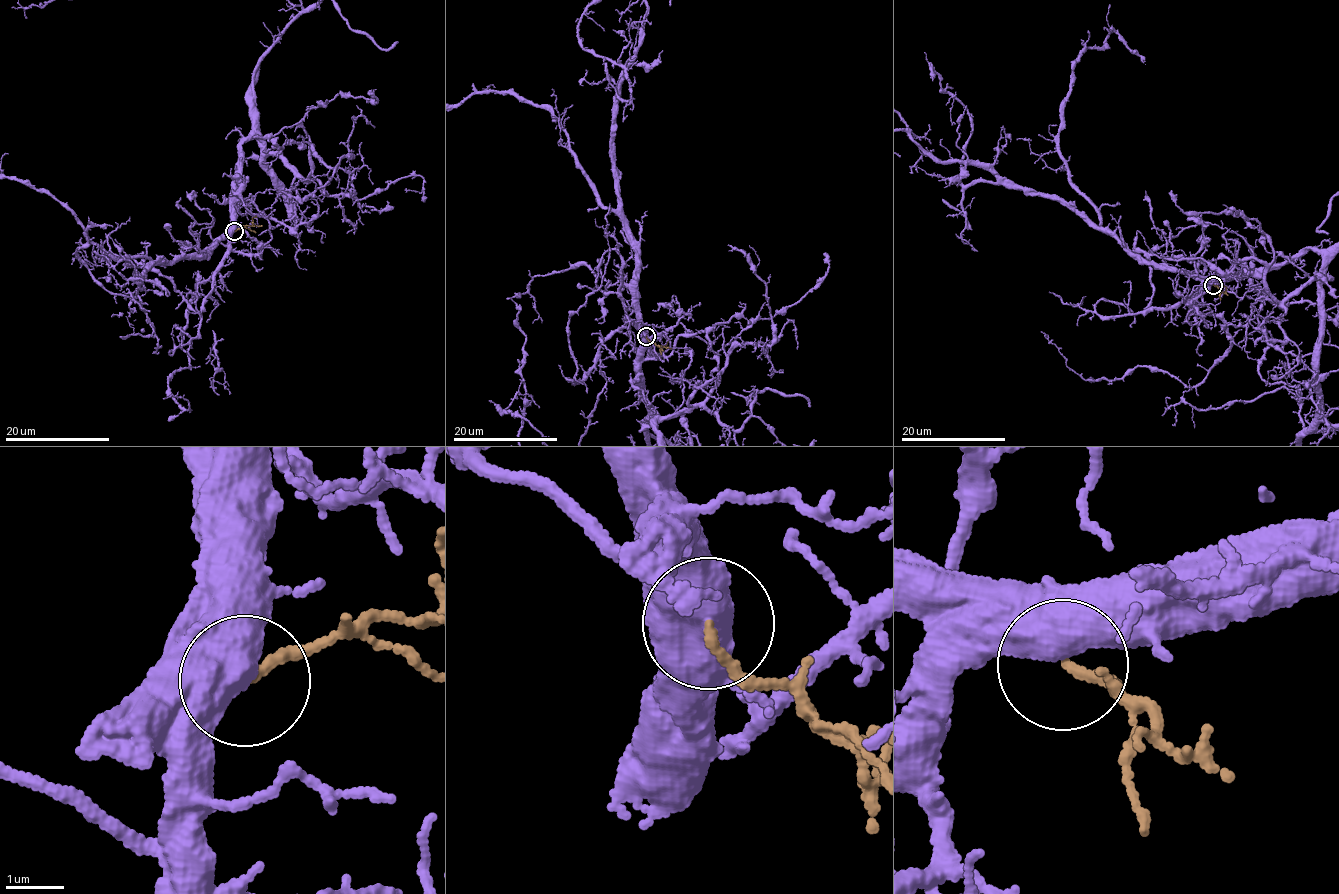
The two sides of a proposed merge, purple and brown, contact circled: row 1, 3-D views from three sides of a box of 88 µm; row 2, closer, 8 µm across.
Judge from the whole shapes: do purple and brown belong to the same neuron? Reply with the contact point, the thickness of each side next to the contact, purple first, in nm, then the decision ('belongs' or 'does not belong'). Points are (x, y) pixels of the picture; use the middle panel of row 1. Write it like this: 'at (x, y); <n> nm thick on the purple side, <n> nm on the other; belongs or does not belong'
at (646, 336); 800 nm thick on the purple side, 150 nm on the other; does not belong

